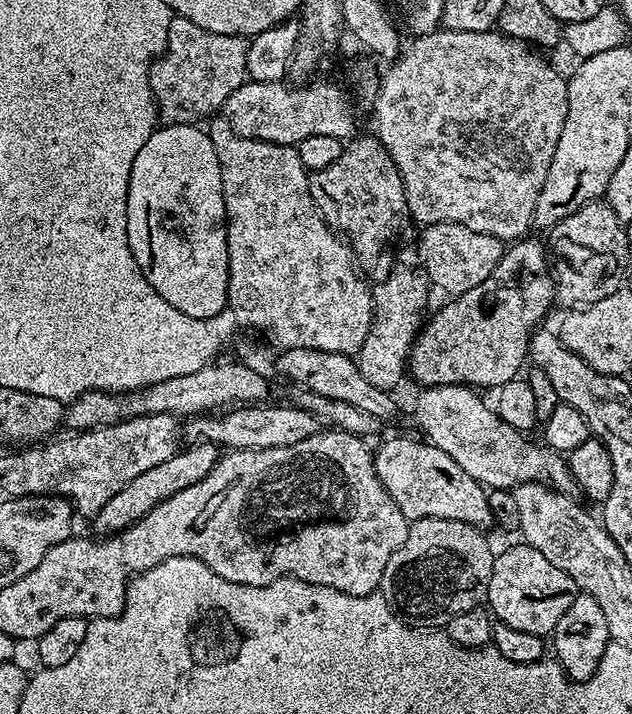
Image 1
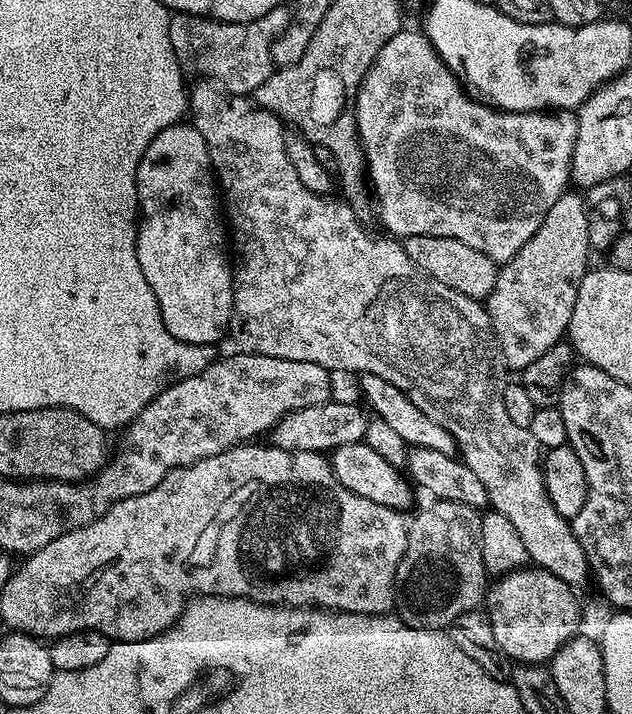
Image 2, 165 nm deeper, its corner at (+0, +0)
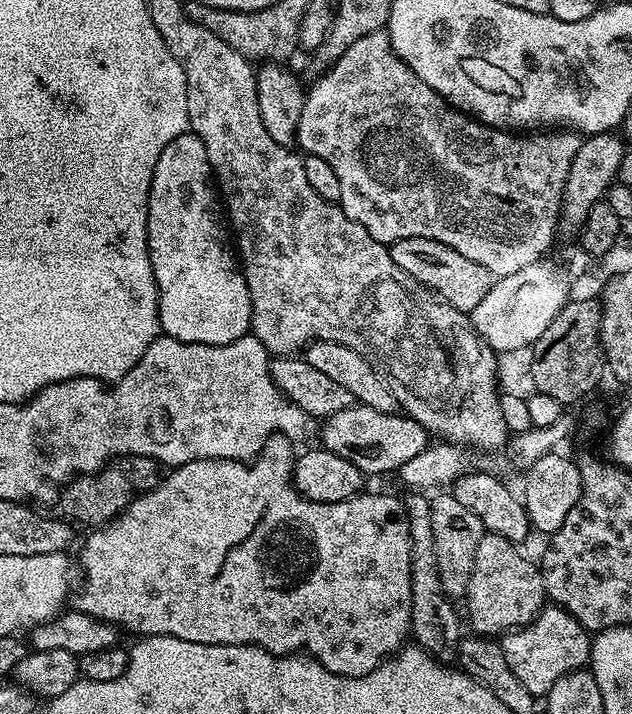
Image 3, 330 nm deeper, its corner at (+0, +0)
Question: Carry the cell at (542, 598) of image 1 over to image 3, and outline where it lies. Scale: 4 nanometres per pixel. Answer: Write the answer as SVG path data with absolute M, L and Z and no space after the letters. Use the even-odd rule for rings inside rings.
M545 606L525 628L517 628L499 641L506 654L506 666L514 670L514 678L537 698L547 697L548 692L562 678L562 674L579 672L591 661L592 636L564 608Z

